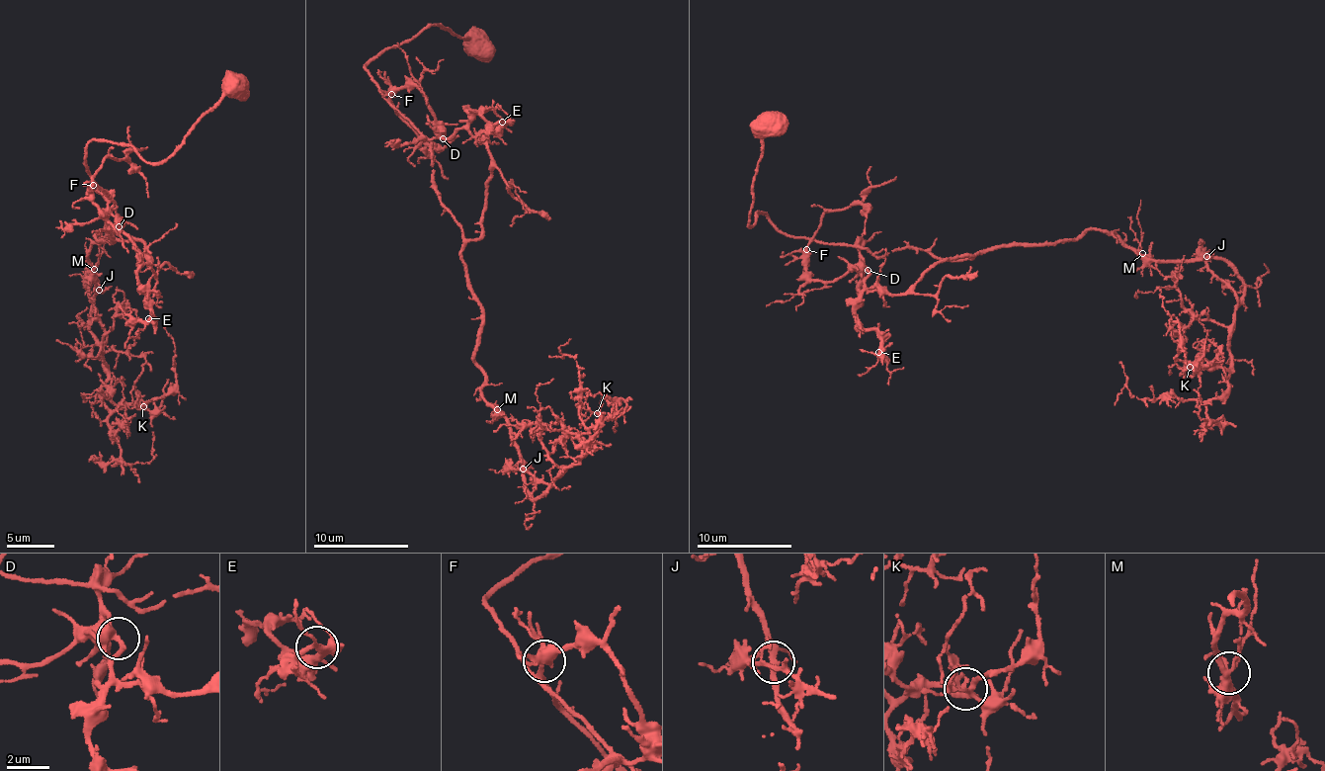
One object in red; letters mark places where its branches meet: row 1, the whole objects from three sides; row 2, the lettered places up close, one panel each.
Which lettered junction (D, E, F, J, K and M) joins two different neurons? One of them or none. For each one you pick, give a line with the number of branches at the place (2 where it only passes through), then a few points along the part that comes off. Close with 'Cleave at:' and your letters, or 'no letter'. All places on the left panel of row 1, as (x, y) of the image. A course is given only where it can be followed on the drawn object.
Cleave at: no letter

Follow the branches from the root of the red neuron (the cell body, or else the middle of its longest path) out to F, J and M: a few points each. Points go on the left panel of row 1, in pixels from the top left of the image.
F: (114, 240), (109, 233), (112, 231), (108, 234), (115, 236), (105, 218), (114, 203), (93, 177), (93, 185)
J: (114, 240), (108, 244), (98, 242), (96, 233), (102, 239), (92, 245), (88, 257), (99, 290)
M: (114, 240), (108, 244), (98, 242), (95, 235), (102, 239), (92, 245), (88, 260), (94, 269)

